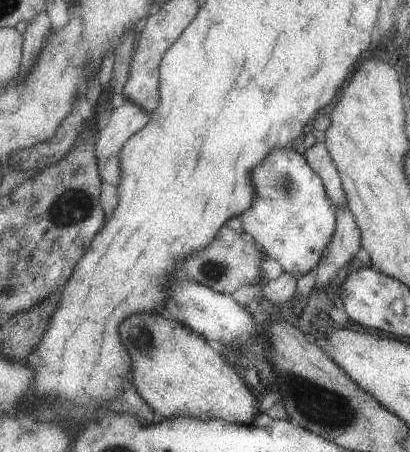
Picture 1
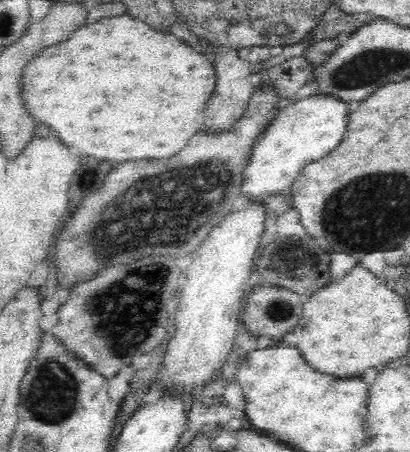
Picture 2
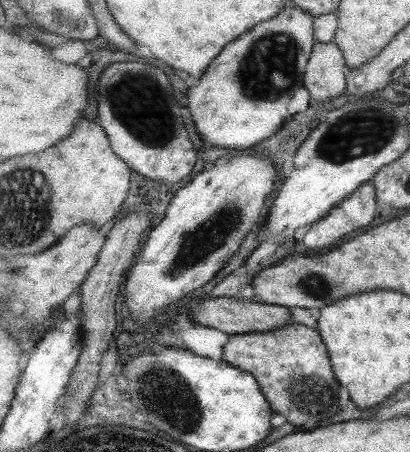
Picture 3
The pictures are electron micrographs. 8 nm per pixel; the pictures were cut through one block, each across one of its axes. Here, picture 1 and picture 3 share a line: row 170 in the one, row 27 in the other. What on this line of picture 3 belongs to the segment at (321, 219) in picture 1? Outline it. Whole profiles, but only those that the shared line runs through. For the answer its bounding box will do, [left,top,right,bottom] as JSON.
[187,4,315,148]

